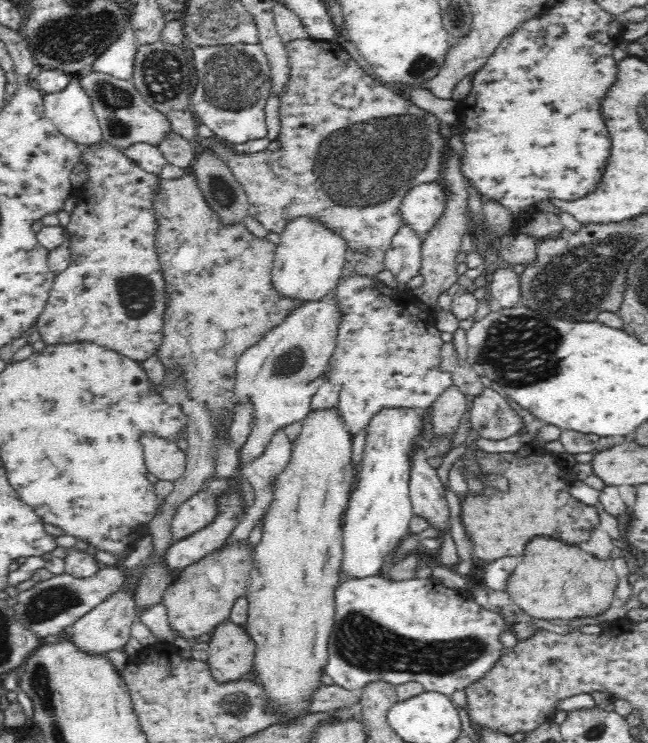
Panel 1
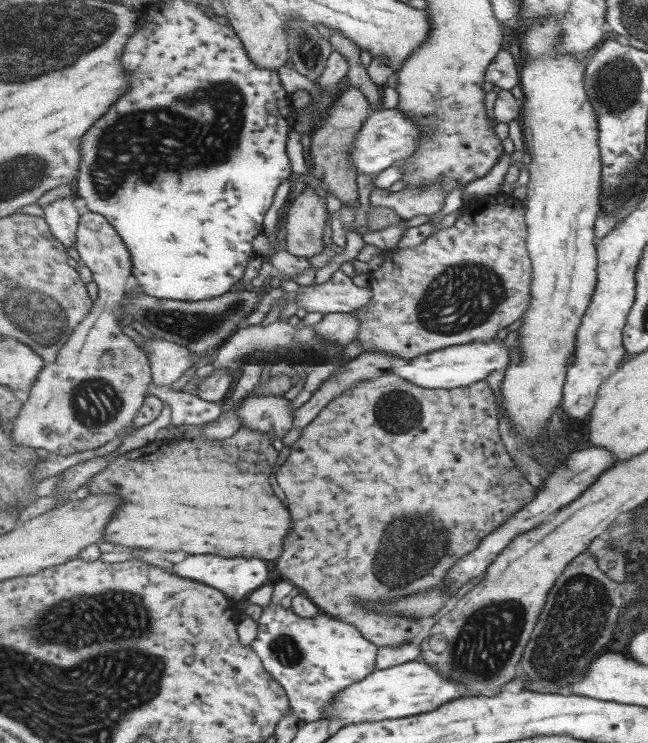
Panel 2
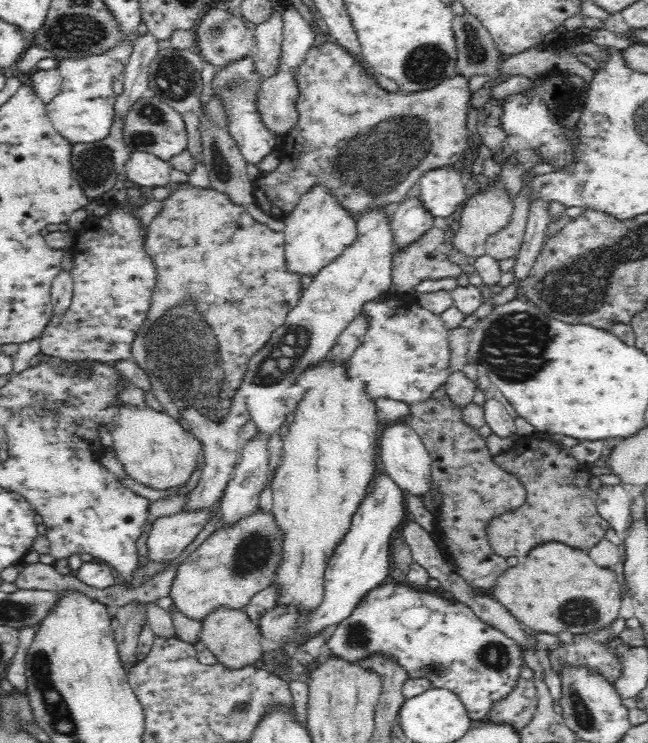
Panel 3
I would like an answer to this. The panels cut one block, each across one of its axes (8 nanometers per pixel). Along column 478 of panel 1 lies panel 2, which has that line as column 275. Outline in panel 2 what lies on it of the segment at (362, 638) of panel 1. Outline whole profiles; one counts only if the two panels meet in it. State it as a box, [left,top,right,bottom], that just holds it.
[251,602,380,723]

